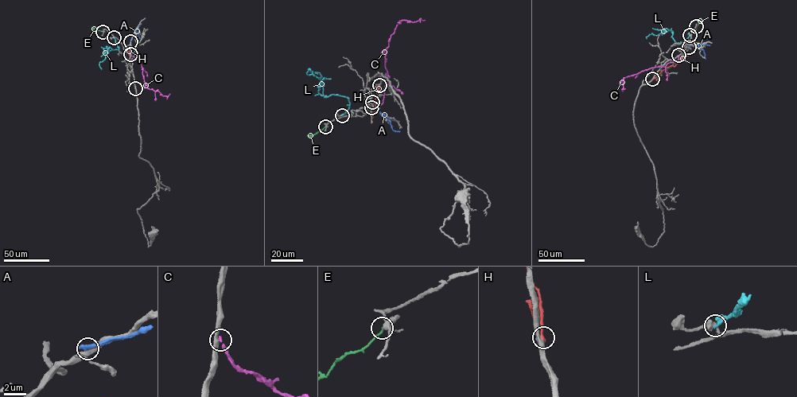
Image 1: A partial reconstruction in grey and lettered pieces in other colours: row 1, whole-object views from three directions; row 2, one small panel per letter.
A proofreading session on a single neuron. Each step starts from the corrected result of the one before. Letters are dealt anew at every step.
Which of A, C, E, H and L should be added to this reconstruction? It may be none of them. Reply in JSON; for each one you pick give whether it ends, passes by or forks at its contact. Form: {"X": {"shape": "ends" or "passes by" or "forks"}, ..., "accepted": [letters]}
{"accepted": []}

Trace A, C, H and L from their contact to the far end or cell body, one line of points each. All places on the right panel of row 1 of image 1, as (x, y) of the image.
A: (689, 47), (695, 44), (701, 47), (705, 59)
C: (678, 55), (678, 62), (668, 63), (665, 67), (650, 68), (625, 77), (623, 89), (625, 88)
H: (652, 79), (688, 55)
L: (690, 35), (679, 43), (675, 42), (670, 30), (656, 35), (652, 33), (647, 38)

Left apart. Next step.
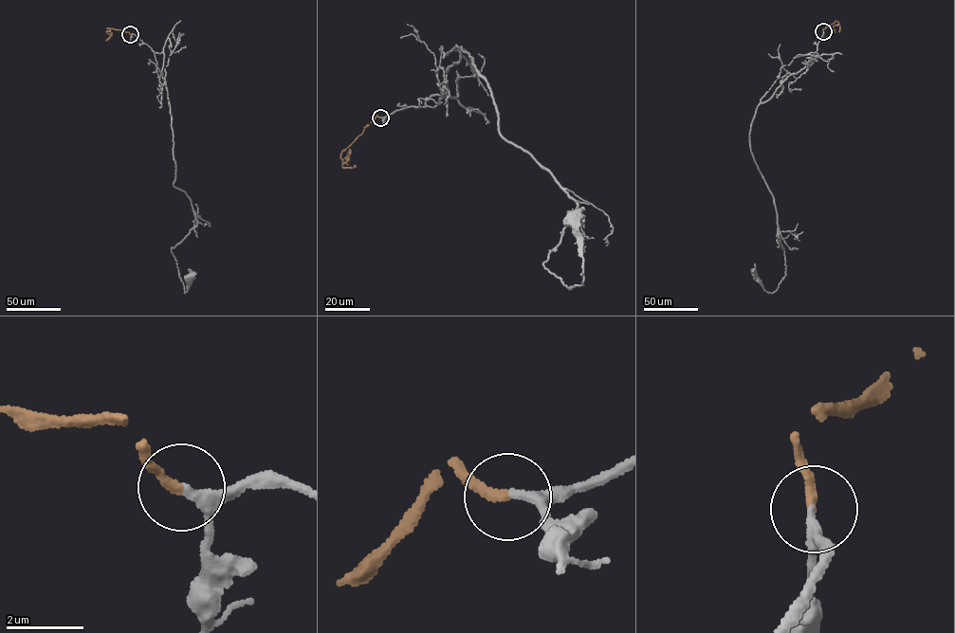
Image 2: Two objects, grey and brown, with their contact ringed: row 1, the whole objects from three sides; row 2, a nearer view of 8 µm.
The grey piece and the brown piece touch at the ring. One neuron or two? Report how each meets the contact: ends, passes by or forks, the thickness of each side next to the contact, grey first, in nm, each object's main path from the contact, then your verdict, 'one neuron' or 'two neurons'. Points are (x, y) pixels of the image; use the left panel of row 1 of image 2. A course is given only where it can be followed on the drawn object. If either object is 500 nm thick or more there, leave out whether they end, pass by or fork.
grey passes by; brown ends; calibres 190 and 240 nm; course grey (130, 34), (163, 53), (174, 186), (190, 200), (196, 223), (171, 248), (185, 292), (189, 277); course brown (130, 34), (107, 27), (112, 34), (106, 41); one neuron

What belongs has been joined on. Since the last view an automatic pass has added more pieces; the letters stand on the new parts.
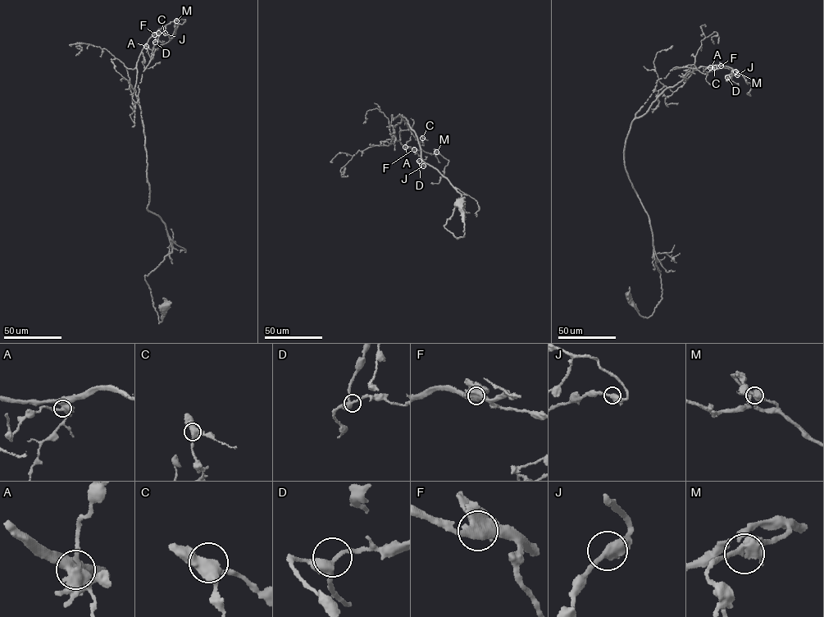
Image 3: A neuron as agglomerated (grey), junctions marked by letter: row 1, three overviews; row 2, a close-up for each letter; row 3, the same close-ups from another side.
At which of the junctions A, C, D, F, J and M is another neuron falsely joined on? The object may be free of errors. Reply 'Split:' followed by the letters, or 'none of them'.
Split: none of them

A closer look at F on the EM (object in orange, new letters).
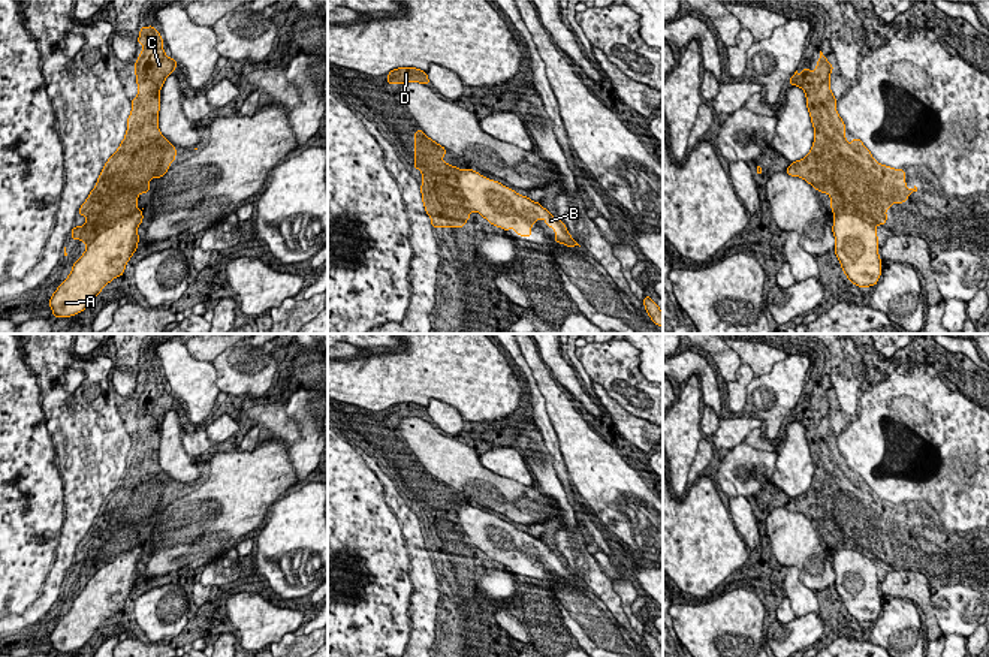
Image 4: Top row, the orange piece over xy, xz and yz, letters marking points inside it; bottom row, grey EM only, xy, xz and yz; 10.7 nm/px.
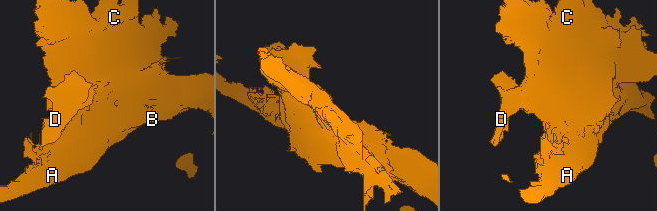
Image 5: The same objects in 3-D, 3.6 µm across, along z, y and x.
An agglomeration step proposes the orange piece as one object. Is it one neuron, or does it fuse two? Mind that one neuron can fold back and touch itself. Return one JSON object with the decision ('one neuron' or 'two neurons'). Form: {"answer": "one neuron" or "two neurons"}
{"answer": "one neuron"}

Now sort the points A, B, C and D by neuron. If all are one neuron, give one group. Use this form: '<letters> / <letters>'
A B C D

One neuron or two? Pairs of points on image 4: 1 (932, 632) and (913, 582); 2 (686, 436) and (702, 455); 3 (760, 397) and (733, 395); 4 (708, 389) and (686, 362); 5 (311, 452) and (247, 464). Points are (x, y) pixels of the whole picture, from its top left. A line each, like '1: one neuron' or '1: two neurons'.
1: one neuron
2: two neurons
3: two neurons
4: one neuron
5: two neurons

